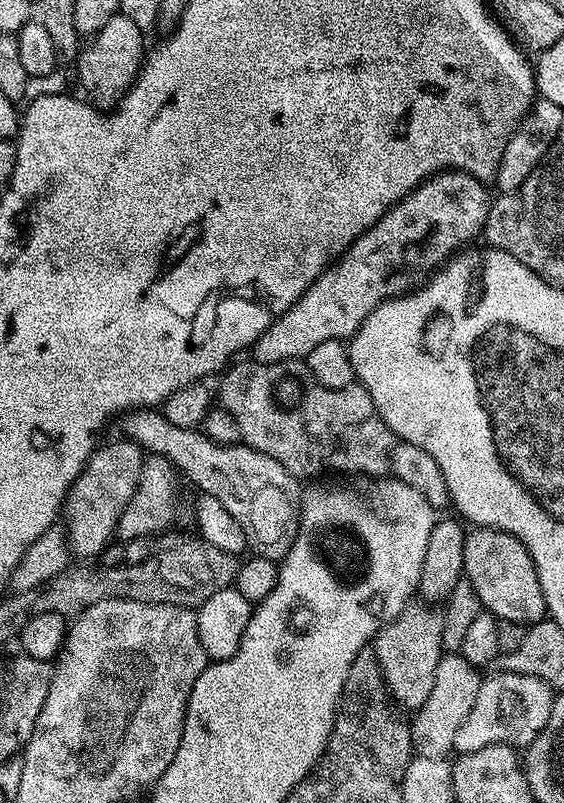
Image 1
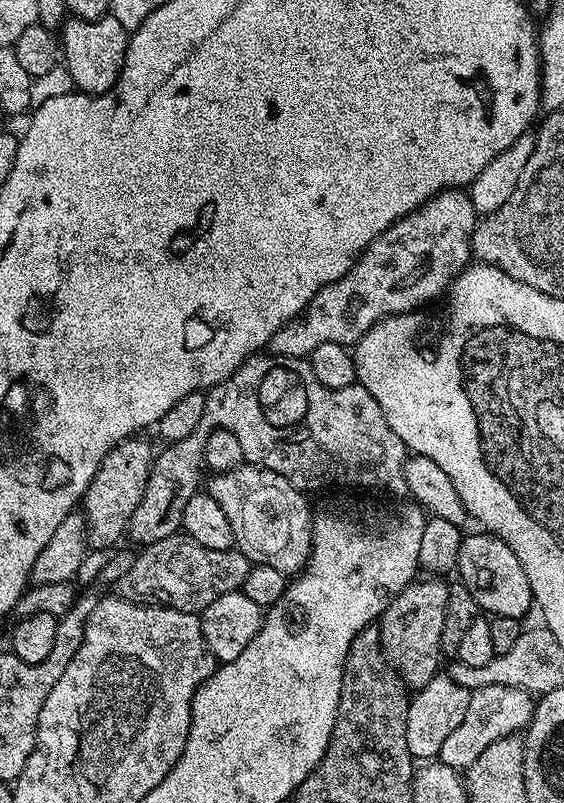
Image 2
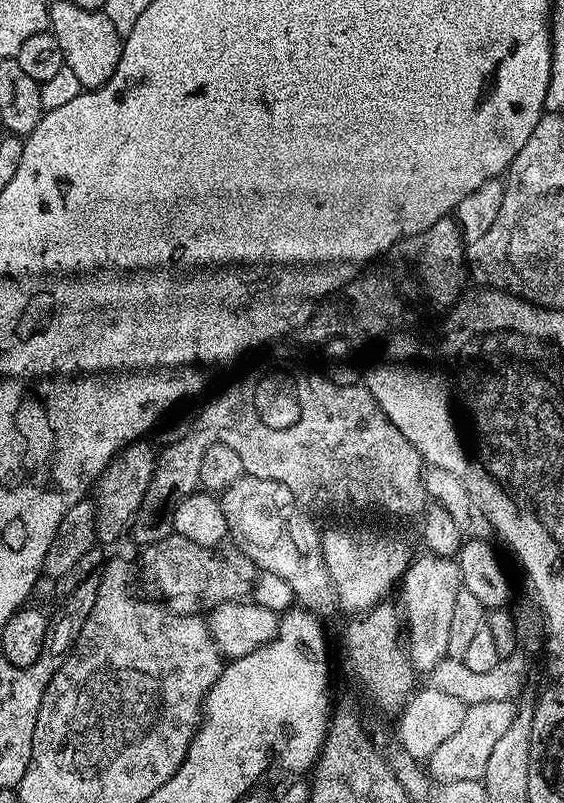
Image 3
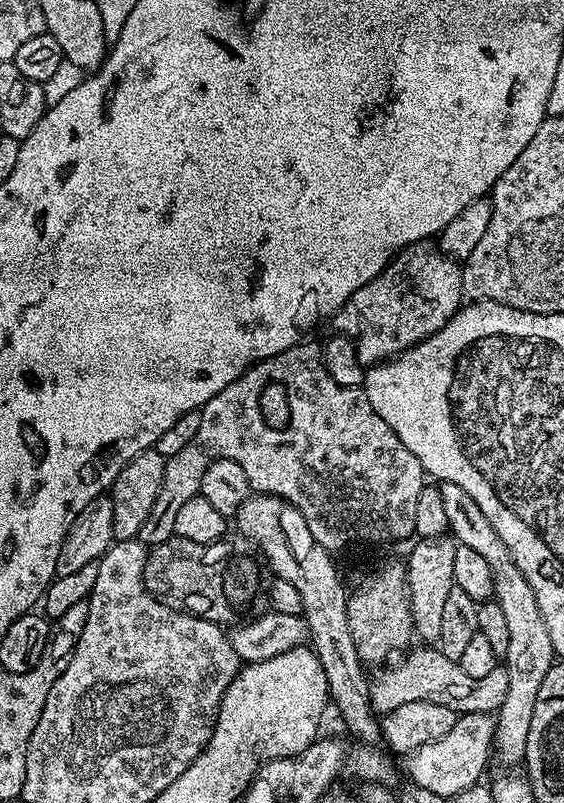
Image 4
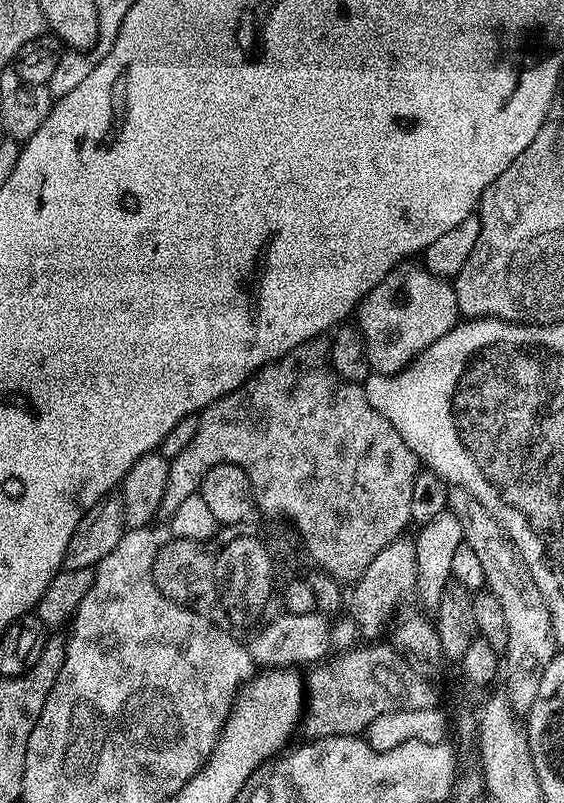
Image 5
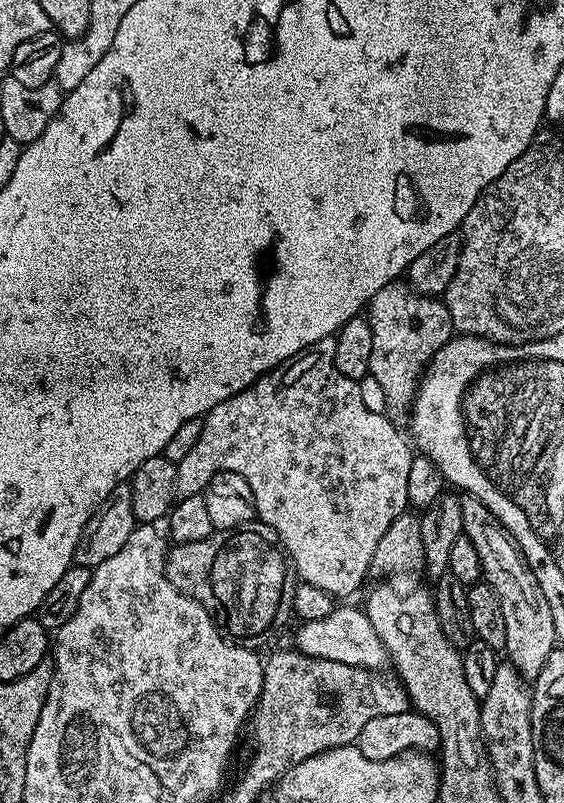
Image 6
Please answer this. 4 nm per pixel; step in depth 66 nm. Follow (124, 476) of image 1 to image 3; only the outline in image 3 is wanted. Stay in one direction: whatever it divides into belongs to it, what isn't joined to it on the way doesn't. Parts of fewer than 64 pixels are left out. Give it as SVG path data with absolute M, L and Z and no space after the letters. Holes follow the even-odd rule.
M148 442L129 444L108 463L108 469L100 475L94 488L94 503L96 539L101 545L114 543L123 532L125 535L131 529L134 518L150 490L157 455L157 449L152 449Z

